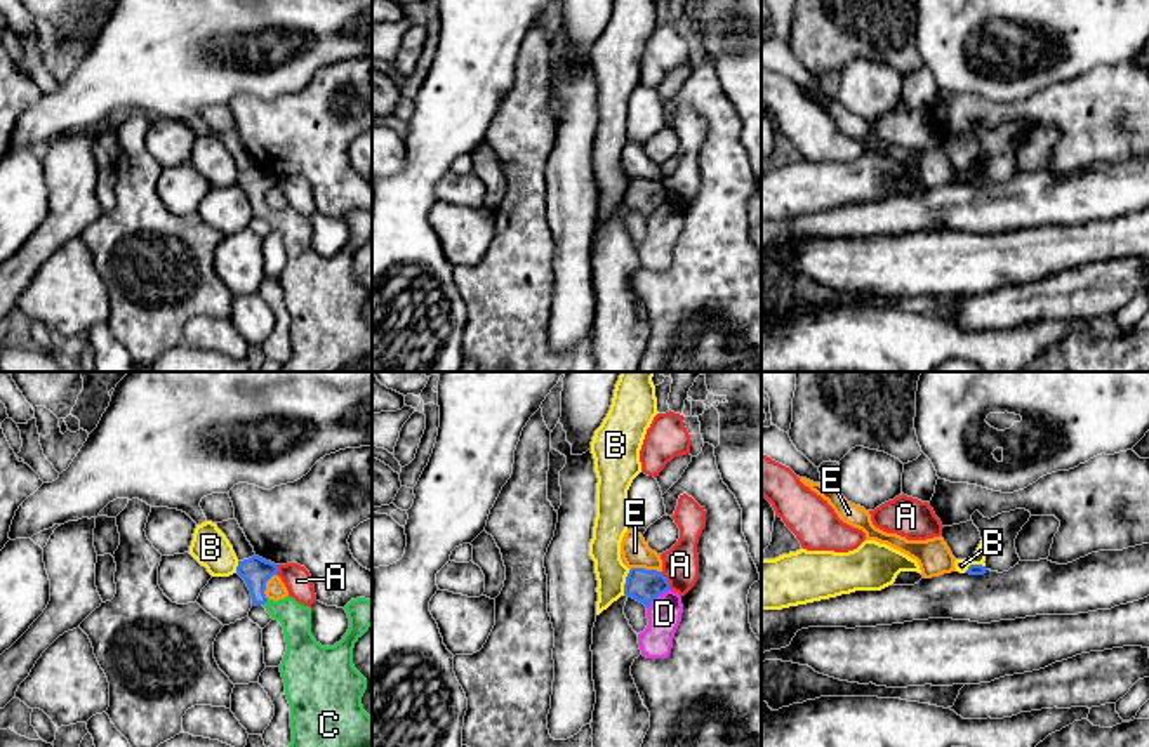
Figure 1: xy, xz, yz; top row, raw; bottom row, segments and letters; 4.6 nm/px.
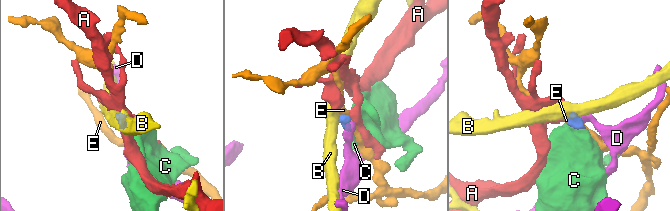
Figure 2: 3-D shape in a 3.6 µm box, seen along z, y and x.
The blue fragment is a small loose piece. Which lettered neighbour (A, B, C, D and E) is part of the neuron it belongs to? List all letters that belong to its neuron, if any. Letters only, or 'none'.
C

